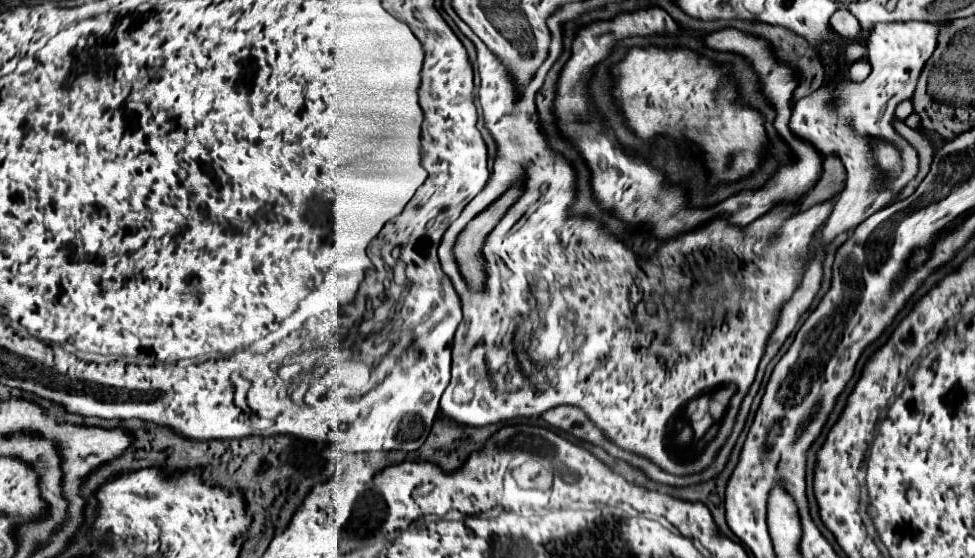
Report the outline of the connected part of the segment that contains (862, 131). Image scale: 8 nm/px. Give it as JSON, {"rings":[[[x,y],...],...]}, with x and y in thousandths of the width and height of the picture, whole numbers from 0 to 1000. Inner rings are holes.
{"rings":[[[901,39],[894,47],[890,61],[890,111],[894,118],[894,129],[884,147],[849,147],[837,165],[821,176],[814,190],[810,229],[833,254],[843,276],[859,272],[868,308],[868,341],[864,351],[864,366],[870,366],[870,355],[901,355],[905,369],[911,369],[917,362],[921,344],[931,330],[931,312],[919,315],[911,337],[898,337],[894,330],[894,294],[898,294],[898,272],[892,269],[894,251],[907,251],[907,258],[923,262],[921,237],[915,226],[917,197],[925,179],[933,179],[935,165],[939,158],[942,136],[946,129],[948,111],[954,104],[954,97],[960,86],[960,65],[964,43],[954,39]],[[857,176],[866,179],[864,190],[857,190]]]}

